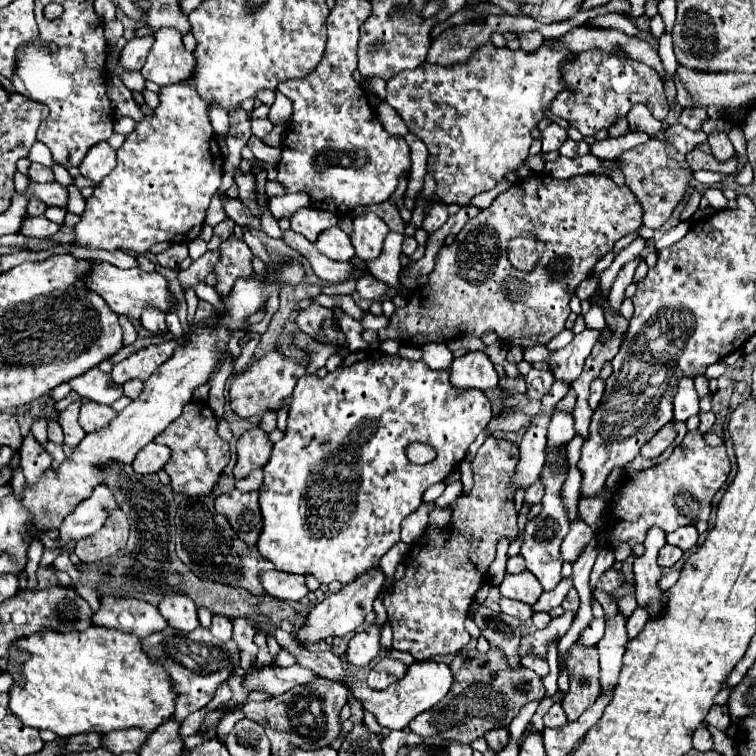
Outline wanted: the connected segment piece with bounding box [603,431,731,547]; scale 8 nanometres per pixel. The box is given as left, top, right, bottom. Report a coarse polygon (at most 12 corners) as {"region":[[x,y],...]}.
{"region":[[687,431],[661,465],[625,473],[603,535],[617,547],[707,521],[725,445]]}

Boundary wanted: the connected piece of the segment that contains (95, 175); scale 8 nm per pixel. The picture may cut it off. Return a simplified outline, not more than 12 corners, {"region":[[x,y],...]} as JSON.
{"region":[[103,141],[79,165],[83,177],[99,183],[115,167],[115,151]]}

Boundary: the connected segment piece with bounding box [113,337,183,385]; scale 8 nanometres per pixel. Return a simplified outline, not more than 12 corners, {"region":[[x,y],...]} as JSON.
{"region":[[179,341],[147,345],[113,367],[113,381],[147,381]]}

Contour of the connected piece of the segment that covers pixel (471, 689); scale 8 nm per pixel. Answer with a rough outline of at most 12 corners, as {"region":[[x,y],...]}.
{"region":[[497,647],[465,649],[455,683],[409,729],[471,743],[545,697]]}

